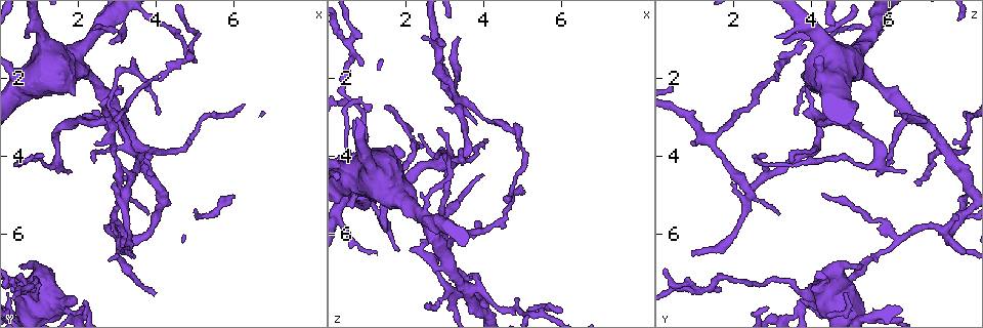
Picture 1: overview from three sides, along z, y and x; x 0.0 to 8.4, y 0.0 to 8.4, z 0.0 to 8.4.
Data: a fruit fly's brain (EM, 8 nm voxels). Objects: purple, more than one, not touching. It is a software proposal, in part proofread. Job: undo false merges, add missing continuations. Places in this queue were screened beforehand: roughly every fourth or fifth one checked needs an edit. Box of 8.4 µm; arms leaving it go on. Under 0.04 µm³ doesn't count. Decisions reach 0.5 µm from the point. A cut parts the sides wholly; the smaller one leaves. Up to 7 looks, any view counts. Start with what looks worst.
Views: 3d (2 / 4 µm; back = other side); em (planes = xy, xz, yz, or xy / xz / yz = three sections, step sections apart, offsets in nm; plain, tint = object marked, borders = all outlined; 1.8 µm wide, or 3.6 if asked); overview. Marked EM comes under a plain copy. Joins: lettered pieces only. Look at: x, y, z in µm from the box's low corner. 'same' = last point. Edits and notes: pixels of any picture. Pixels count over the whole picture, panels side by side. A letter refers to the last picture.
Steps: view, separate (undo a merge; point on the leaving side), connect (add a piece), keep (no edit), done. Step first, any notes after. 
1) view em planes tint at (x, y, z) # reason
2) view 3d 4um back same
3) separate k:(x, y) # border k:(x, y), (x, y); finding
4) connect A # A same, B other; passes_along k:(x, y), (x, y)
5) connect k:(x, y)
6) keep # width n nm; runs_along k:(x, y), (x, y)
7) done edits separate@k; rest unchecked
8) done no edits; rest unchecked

view em planes borders at (3.20, 4.90, 2.45) # abrupt turn

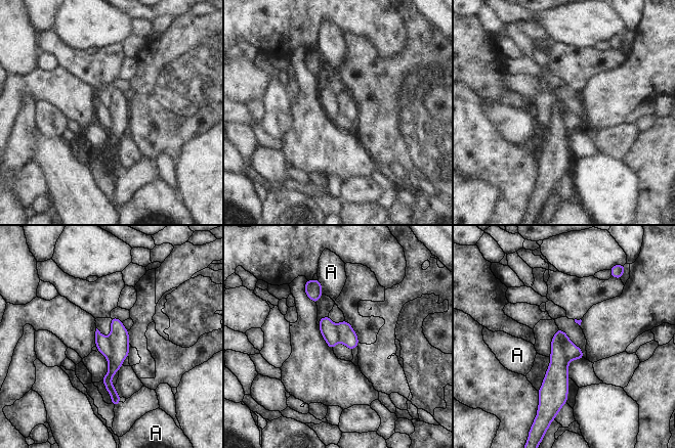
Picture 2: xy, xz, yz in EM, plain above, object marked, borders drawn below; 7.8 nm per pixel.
separate 2:(573, 352) # longest_contact A 130 nm; A other; border 2:(564, 340), (562, 348), (570, 360); two neurons meet here

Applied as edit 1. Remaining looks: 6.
view em planes borders at (3.35, 6.50, 0.95) # tapers out

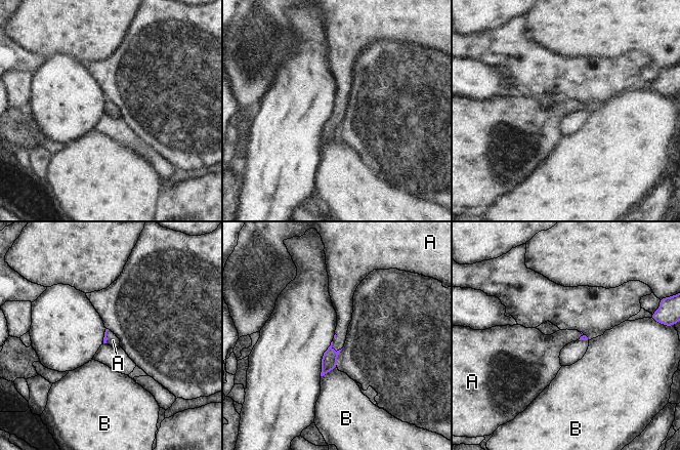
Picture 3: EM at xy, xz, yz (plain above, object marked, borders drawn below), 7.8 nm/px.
connect 3:(343, 319) # longest_contact B 150 nm; A same, B other; passes_along 3:(329, 361), (332, 349), (343, 319); the neuron continues

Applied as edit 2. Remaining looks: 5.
view em 3.6um planes borders at (2.00, 1.85, 5.15) # calibre changes

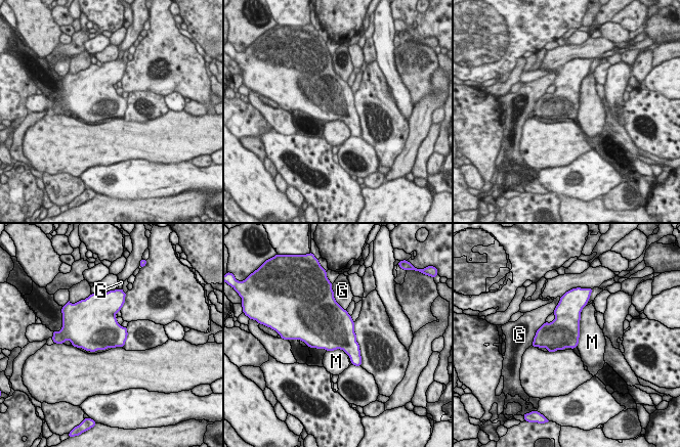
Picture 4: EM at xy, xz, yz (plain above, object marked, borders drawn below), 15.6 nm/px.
keep # longest_contact M 500 nm; G other, M other; border 4:(581, 314), (580, 337), (577, 346); all the same neuron

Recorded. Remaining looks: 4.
done edits separate@2, connect@3; rest unchecked

